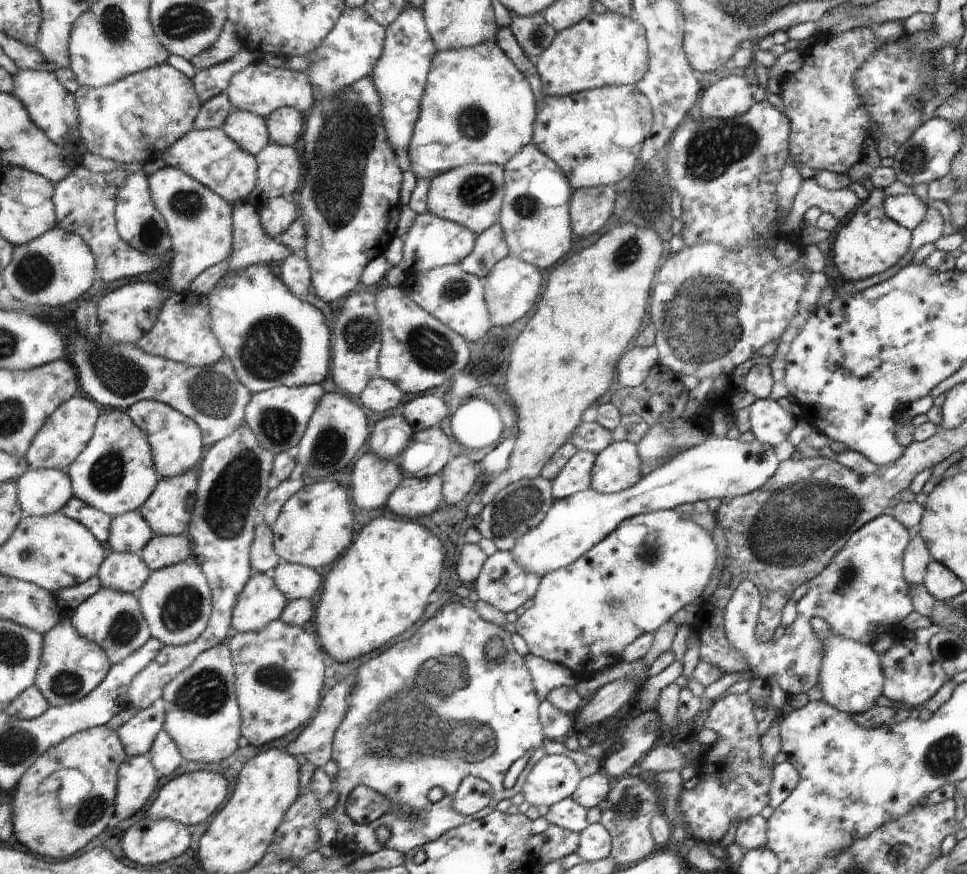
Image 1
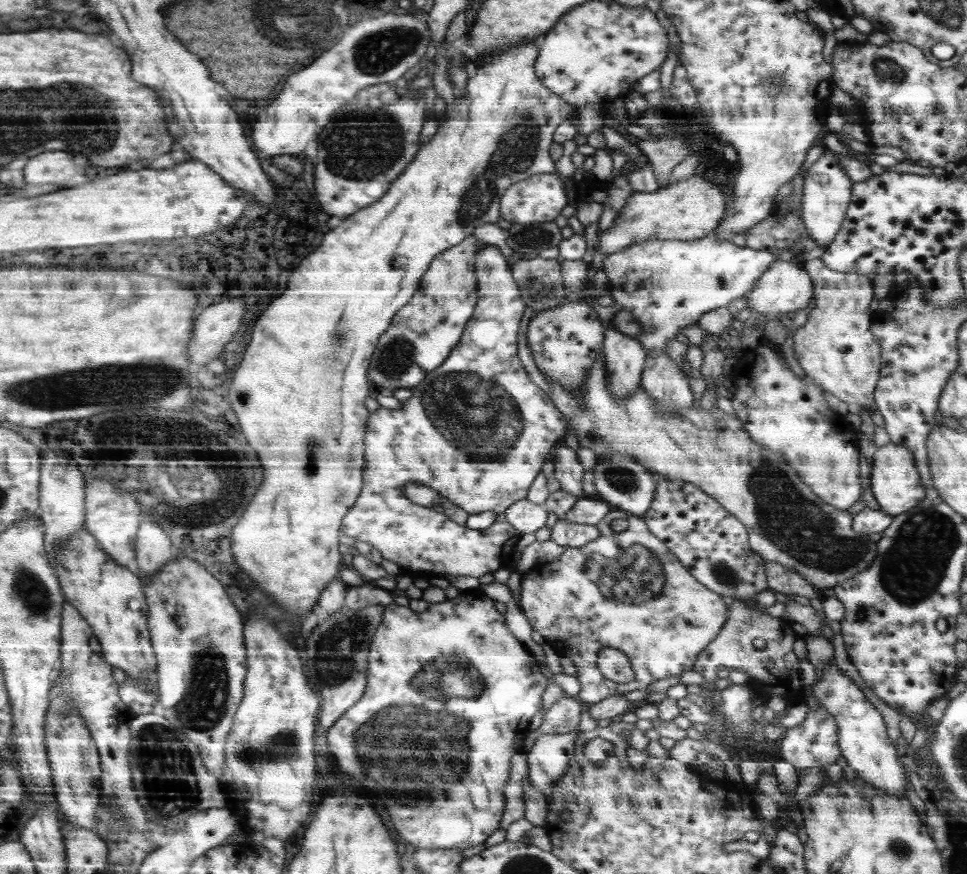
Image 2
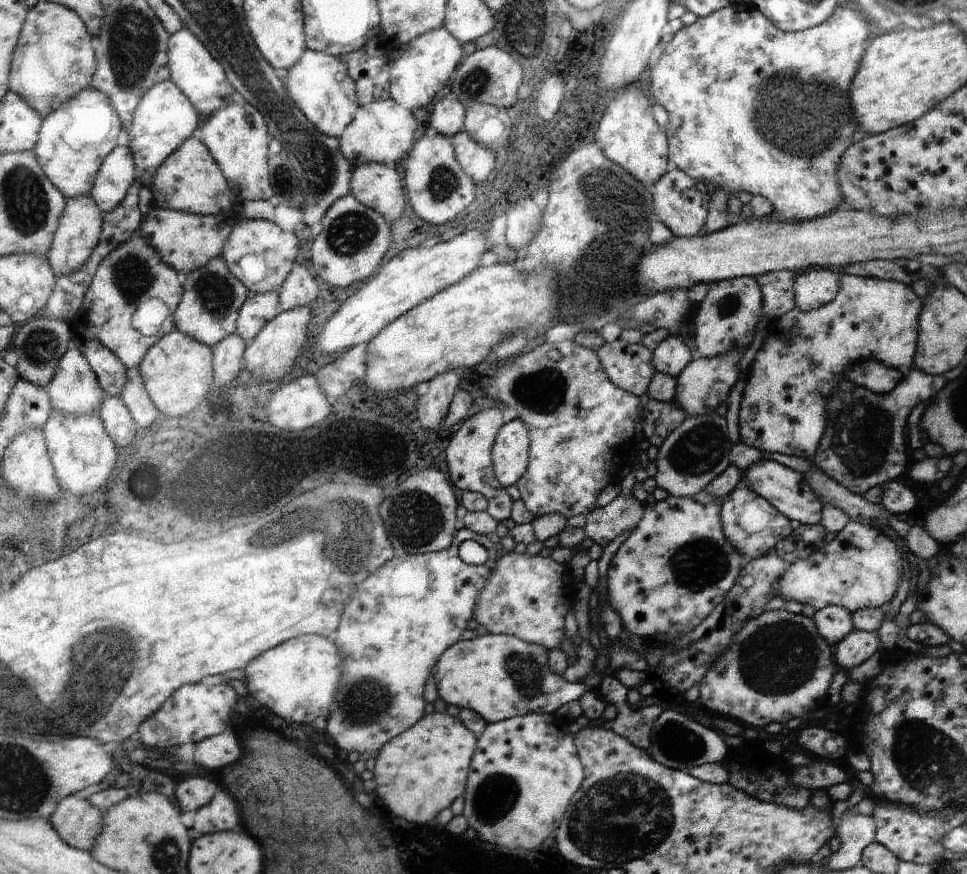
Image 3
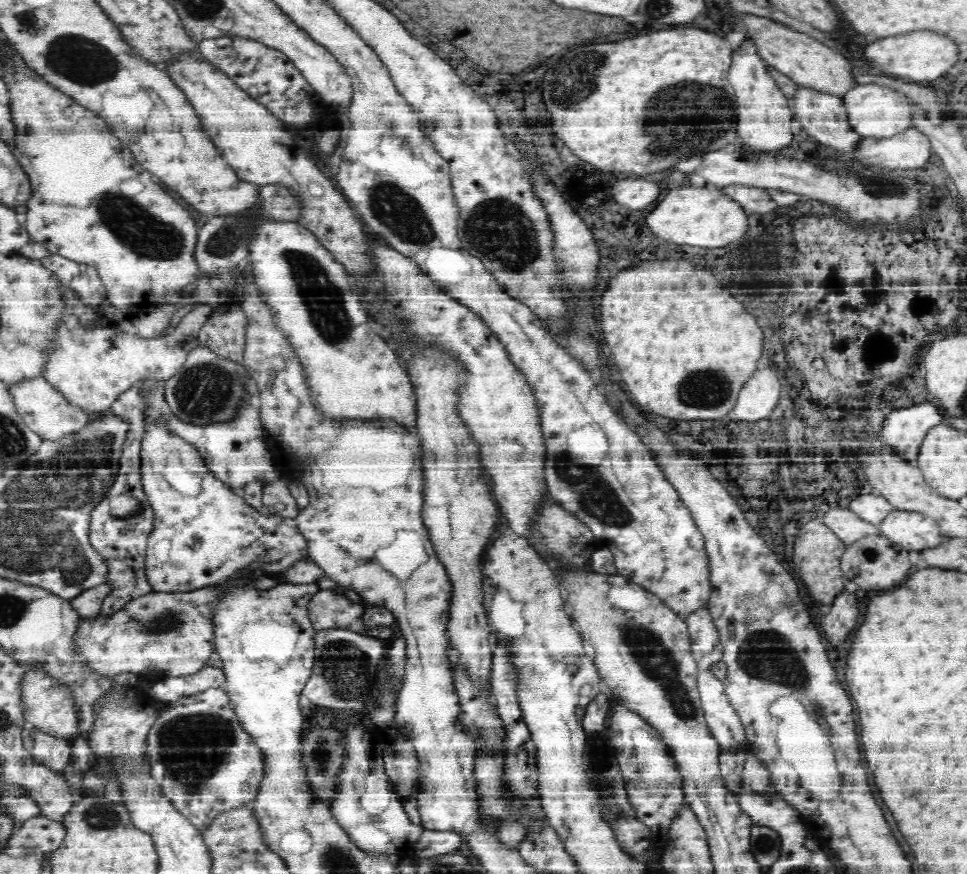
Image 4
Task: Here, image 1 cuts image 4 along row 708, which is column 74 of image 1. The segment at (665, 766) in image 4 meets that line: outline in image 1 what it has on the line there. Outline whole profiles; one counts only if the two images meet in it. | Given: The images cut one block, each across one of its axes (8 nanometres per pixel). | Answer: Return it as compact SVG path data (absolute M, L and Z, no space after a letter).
M99 590L95 596L91 596L87 602L83 602L73 614L75 628L89 640L99 644L113 666L129 660L135 652L139 652L151 638L151 626L143 614L141 600L135 594L117 592L117 590Z

